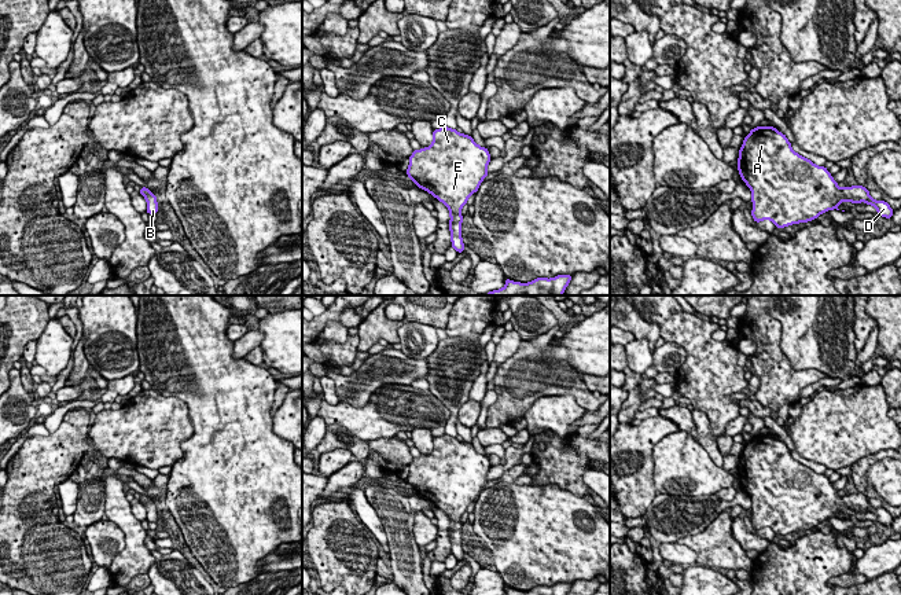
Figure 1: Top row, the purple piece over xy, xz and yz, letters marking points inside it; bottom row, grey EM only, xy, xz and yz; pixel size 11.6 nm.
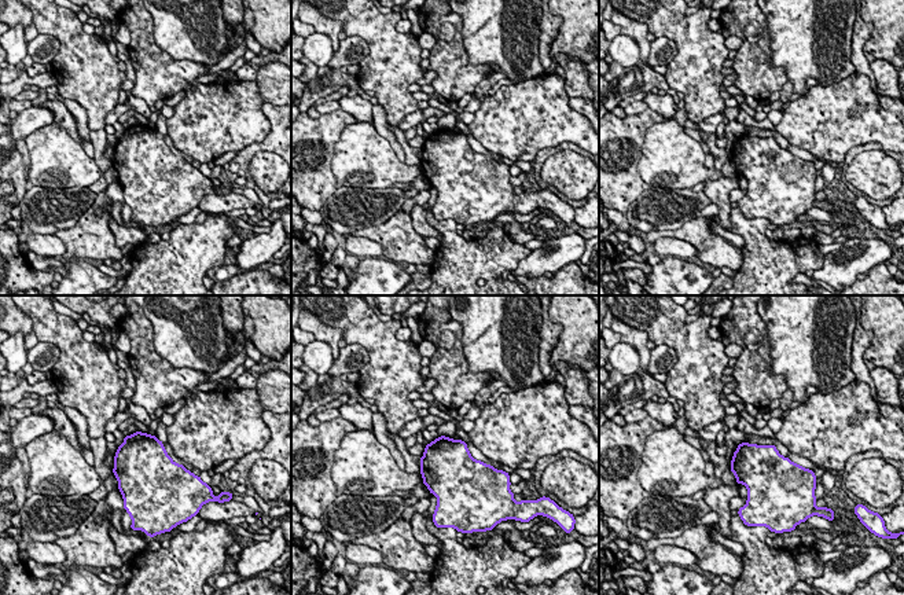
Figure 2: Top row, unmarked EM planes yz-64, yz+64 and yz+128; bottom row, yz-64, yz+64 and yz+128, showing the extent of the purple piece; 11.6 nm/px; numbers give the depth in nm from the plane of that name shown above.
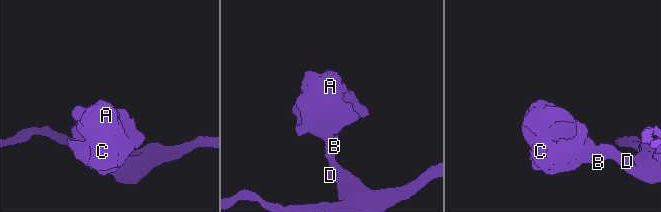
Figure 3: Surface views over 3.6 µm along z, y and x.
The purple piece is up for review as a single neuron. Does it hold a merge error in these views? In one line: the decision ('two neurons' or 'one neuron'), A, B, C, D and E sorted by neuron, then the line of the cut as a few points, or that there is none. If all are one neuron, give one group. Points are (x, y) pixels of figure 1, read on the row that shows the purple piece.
one neuron | A B C D E | no cut

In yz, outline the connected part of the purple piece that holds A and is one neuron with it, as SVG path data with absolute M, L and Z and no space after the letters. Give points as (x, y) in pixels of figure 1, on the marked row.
M757 126L747 133L739 150L738 170L751 190L755 223L771 220L782 229L839 210L836 206L845 201L865 202L875 206L879 216L893 217L890 205L872 199L864 186L839 188L825 166L795 153L786 135L773 126Z

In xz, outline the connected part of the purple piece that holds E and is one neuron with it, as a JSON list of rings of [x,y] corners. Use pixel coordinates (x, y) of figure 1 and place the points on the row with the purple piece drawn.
[[[448,126],[434,129],[431,146],[413,150],[408,158],[408,179],[449,209],[450,242],[457,253],[464,251],[461,207],[489,175],[490,159],[488,148]]]

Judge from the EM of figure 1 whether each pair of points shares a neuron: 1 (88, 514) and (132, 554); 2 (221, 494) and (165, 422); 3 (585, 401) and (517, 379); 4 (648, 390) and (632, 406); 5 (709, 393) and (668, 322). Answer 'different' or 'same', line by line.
1: different
2: different
3: same
4: same
5: same

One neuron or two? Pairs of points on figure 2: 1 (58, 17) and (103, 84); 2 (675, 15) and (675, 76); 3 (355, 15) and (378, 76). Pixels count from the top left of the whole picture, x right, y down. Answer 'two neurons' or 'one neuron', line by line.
1: one neuron
2: one neuron
3: one neuron

